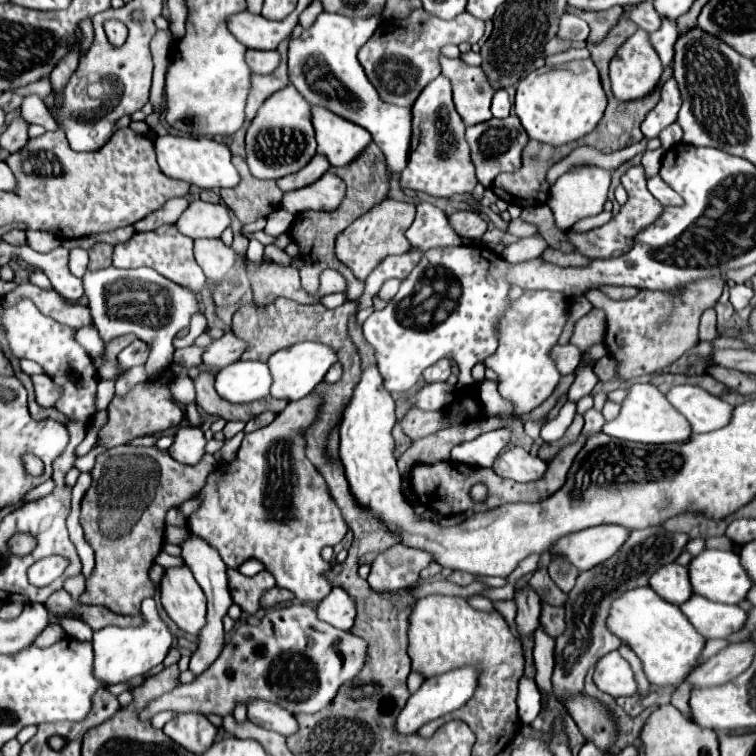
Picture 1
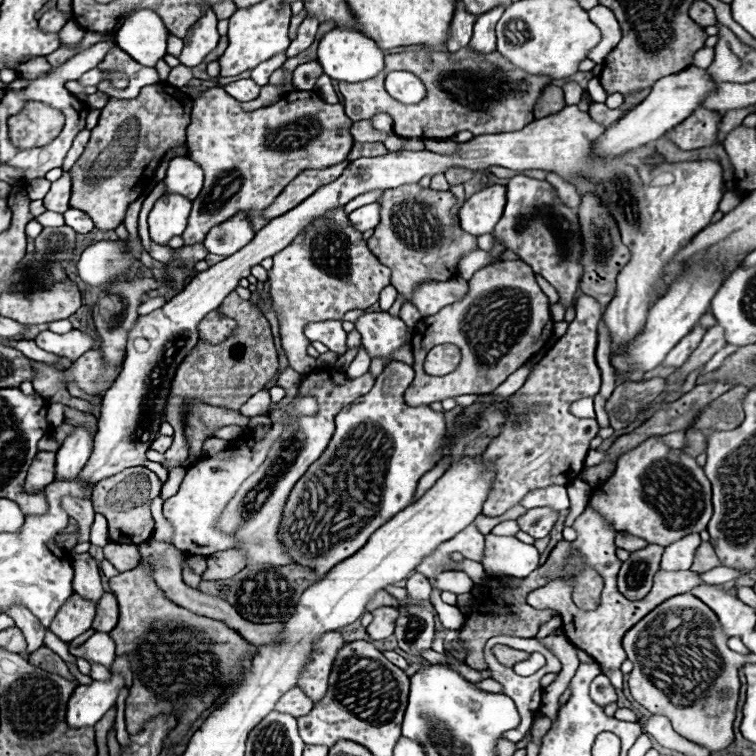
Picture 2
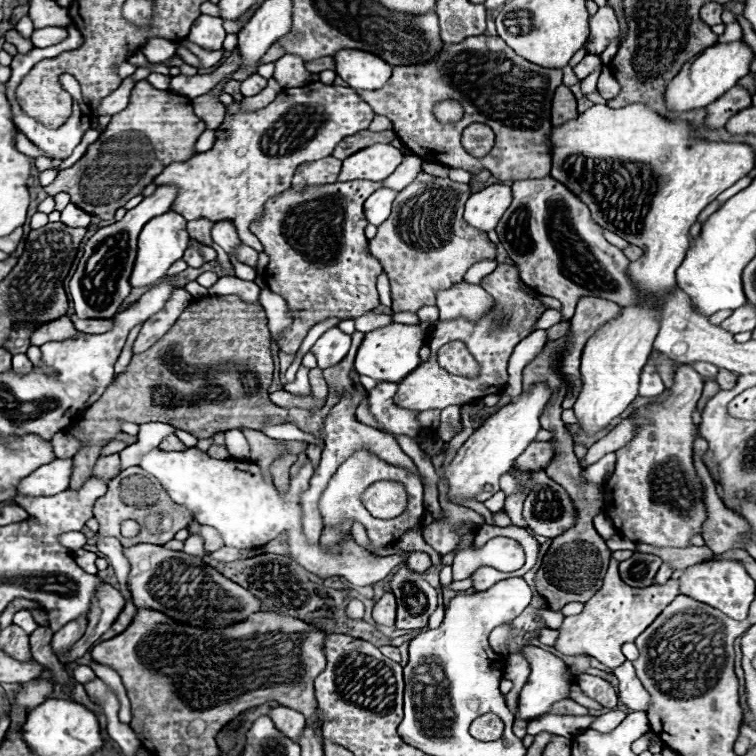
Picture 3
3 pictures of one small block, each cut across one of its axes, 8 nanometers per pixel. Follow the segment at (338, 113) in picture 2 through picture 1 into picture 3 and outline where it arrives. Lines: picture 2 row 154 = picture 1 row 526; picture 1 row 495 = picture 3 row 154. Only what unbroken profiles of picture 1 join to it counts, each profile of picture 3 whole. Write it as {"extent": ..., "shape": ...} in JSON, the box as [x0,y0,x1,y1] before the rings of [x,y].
{"extent":[154,82,374,252],"shape":[[[322,82],[306,84],[302,88],[286,88],[282,90],[274,102],[256,112],[236,112],[232,116],[226,114],[226,120],[216,130],[216,142],[208,152],[192,156],[188,162],[174,162],[162,170],[162,174],[154,180],[158,186],[174,186],[178,190],[170,210],[182,214],[186,220],[208,218],[212,222],[232,220],[236,224],[238,236],[244,244],[262,252],[262,244],[250,232],[250,224],[264,212],[264,202],[284,190],[290,188],[292,174],[302,162],[312,162],[318,158],[326,158],[332,154],[334,146],[360,130],[366,130],[374,118],[374,112],[362,98],[358,98],[356,90],[344,86],[326,86]]]}

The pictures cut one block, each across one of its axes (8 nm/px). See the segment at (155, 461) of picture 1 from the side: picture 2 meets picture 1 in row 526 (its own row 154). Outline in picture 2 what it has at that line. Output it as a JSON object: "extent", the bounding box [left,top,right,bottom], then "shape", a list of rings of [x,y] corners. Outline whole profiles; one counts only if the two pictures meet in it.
{"extent":[70,82,192,232],"shape":[[[168,82],[146,86],[138,94],[138,98],[132,98],[132,102],[118,102],[116,98],[110,98],[106,102],[106,106],[102,108],[98,126],[92,130],[92,138],[90,138],[84,154],[70,170],[72,172],[70,206],[90,214],[98,230],[102,230],[102,232],[116,230],[124,220],[126,208],[136,198],[140,198],[140,194],[146,190],[146,186],[154,178],[154,170],[158,168],[164,154],[172,146],[180,146],[186,142],[186,126],[190,124],[190,112],[192,112],[192,98],[182,94],[178,88],[170,86]]]}

